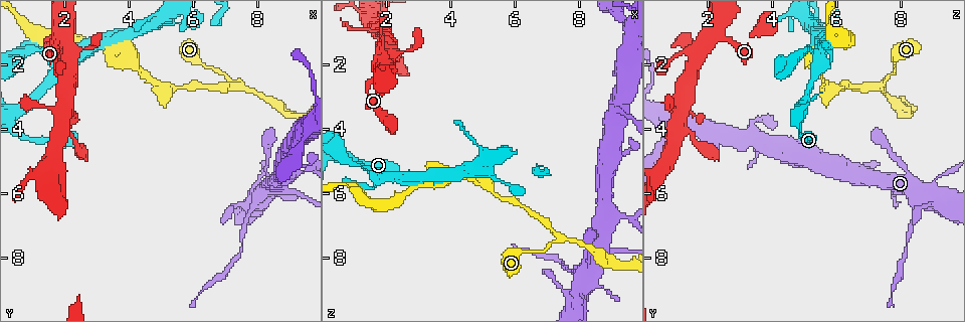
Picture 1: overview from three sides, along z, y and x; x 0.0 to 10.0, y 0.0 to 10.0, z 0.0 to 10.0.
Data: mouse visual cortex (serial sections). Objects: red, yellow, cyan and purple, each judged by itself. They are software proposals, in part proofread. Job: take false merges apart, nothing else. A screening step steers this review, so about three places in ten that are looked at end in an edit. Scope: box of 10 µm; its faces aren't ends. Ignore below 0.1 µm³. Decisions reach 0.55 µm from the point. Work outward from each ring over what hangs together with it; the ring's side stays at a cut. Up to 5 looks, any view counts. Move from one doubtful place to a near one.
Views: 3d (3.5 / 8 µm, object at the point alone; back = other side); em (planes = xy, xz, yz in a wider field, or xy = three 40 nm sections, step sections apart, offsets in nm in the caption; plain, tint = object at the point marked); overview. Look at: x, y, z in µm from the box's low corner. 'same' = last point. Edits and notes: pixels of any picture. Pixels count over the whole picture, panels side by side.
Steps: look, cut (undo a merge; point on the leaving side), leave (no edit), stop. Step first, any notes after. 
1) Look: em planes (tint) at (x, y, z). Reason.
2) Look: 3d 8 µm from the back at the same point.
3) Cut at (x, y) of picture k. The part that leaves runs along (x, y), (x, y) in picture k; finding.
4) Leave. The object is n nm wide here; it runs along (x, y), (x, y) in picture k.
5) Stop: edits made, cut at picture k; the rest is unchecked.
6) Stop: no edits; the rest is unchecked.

Look: 3d 3.5 µm at (2.00, 2.05, 5.50). Thin arm on a thick one.

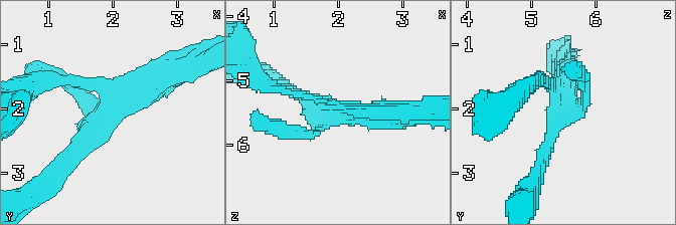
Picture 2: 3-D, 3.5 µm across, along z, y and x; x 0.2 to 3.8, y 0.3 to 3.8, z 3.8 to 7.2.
Look: em xy step 2 (tint) at (1.90, 2.00, 5.45). Need the tissue.

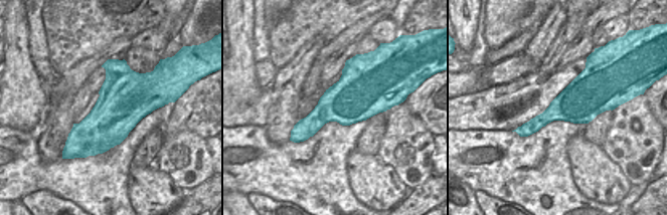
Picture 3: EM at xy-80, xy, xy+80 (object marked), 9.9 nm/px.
Leave. It runs along (65, 158), (103, 111), (167, 77) in picture 2; one cell here.

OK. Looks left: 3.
Look: 3d 3.5 µm at (7.40, 2.70, 7.45).

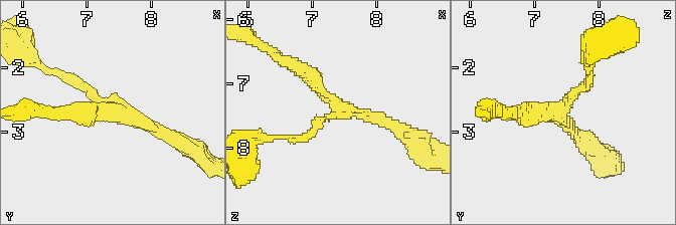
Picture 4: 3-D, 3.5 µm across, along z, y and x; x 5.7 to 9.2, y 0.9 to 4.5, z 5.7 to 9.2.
Look: em xy step 1 (tint) at (7.40, 2.70, 7.40). 3 arms meet here; the arms are 150, 200, 250 nm wide.

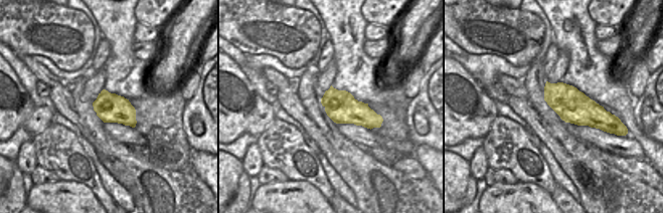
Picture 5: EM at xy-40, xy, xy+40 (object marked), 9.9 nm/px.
Cut at (165, 133) of picture 4. The part that leaves runs along (114, 109), (36, 109) in picture 4; a second cell is stuck on.

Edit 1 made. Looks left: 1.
Stop: edits made, cut at picture 4; the rest is unchecked.

